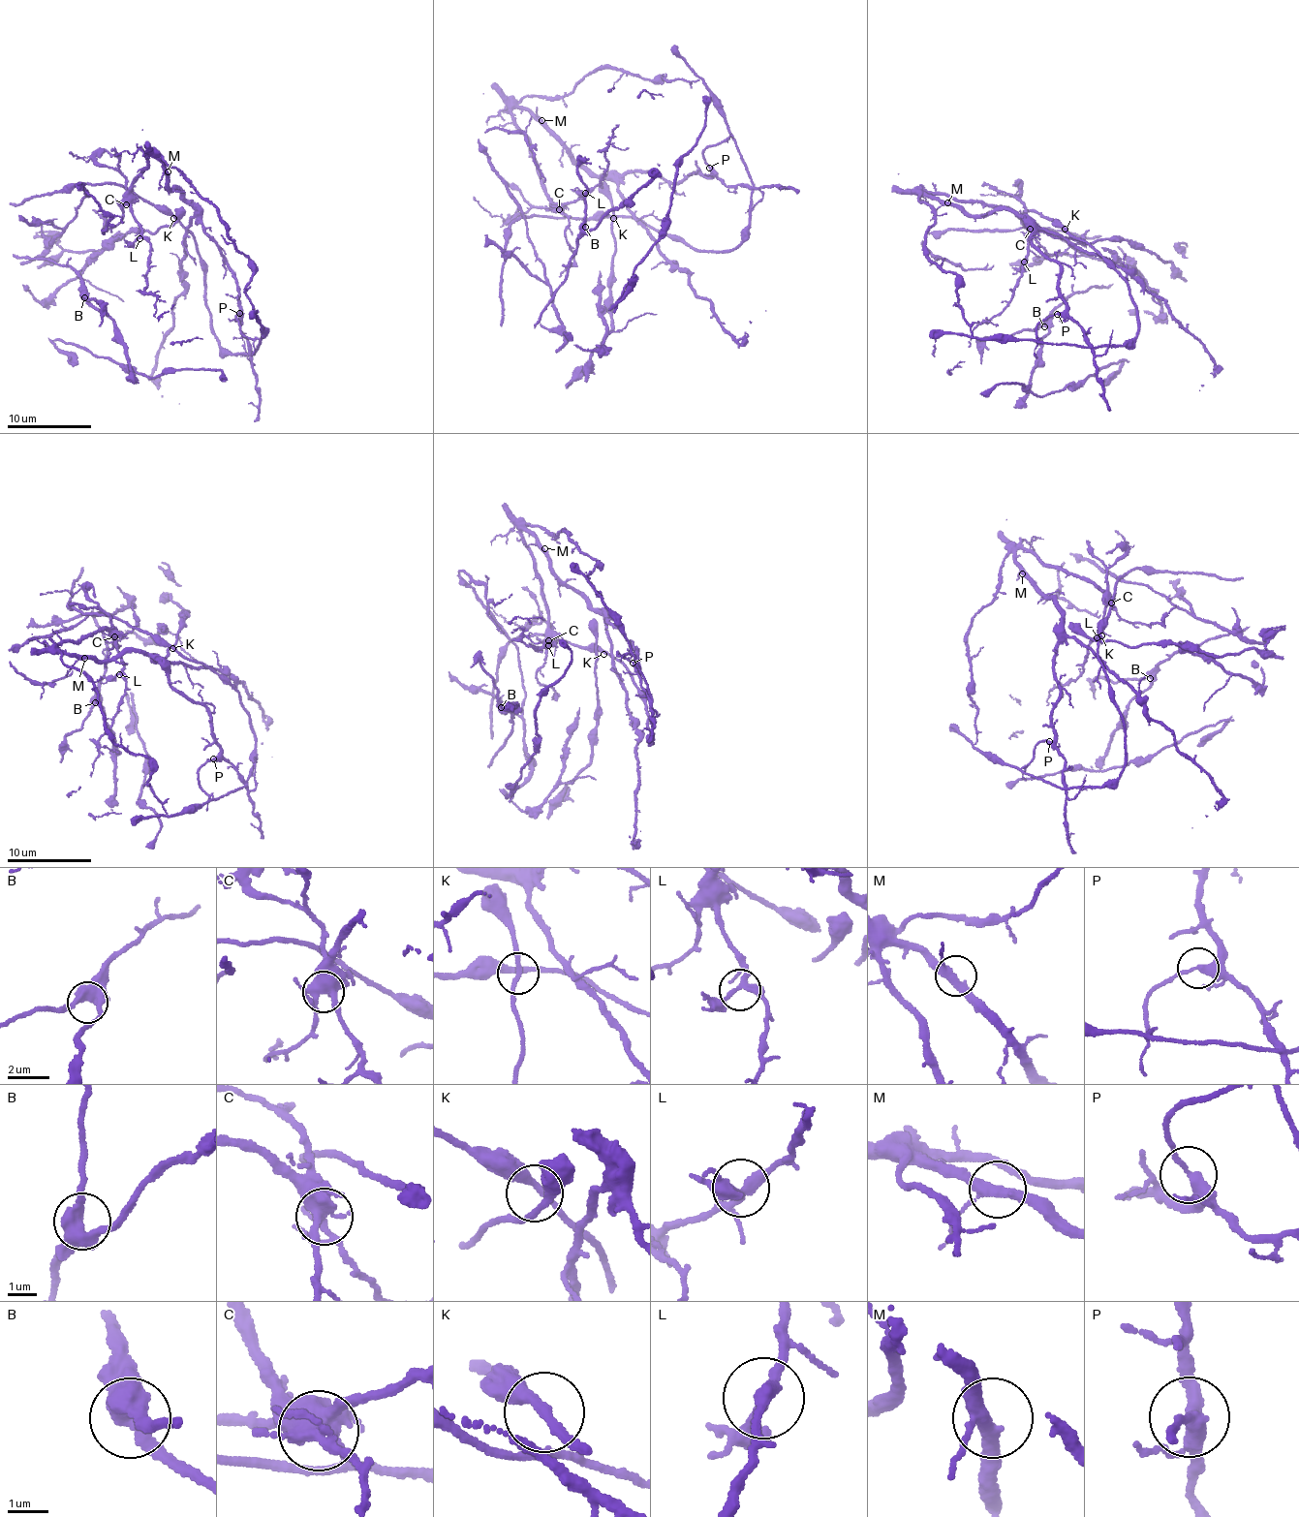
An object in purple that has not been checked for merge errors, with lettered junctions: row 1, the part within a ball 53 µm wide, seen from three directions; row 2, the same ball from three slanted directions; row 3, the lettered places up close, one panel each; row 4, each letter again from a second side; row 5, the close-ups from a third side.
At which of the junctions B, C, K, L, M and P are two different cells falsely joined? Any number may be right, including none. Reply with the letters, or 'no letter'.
P

